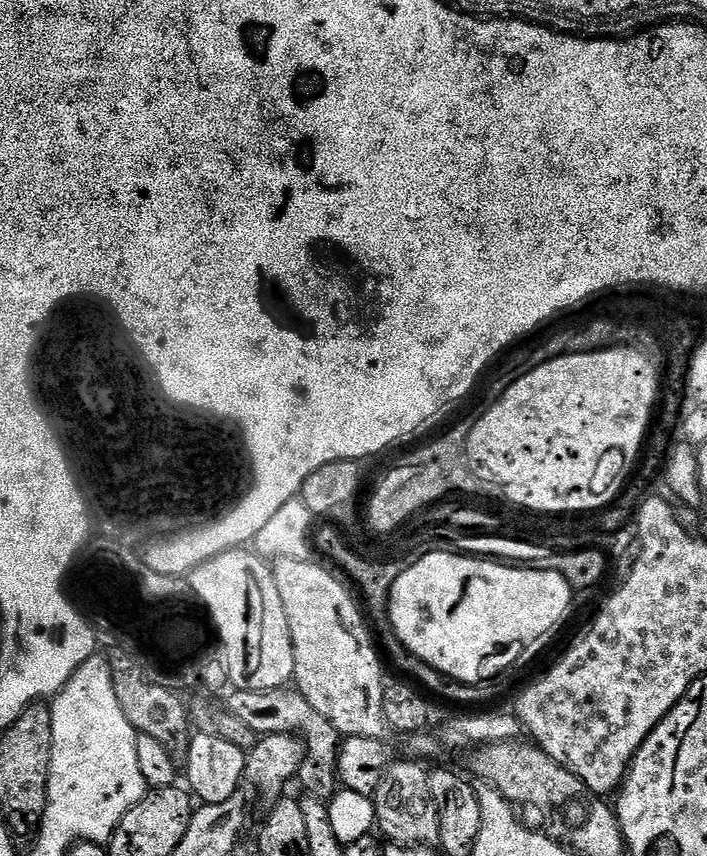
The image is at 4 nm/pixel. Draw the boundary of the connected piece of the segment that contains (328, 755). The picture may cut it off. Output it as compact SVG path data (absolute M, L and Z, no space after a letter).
M292 686L275 688L274 690L266 690L265 692L262 690L242 690L241 692L232 690L229 693L228 701L226 701L228 711L235 718L238 718L243 725L252 727L257 737L273 736L274 734L291 734L302 741L304 745L304 758L300 762L298 784L304 787L303 791L305 793L319 798L327 797L333 791L332 783L335 785L338 780L336 771L338 770L338 754L340 753L342 743L340 732L331 725L331 722L327 721L321 714L318 714L301 692Z

